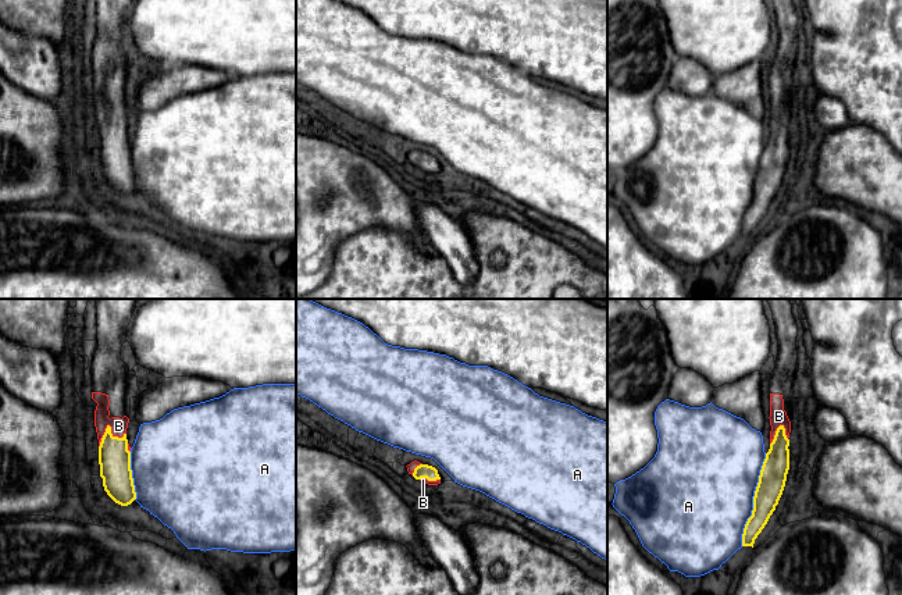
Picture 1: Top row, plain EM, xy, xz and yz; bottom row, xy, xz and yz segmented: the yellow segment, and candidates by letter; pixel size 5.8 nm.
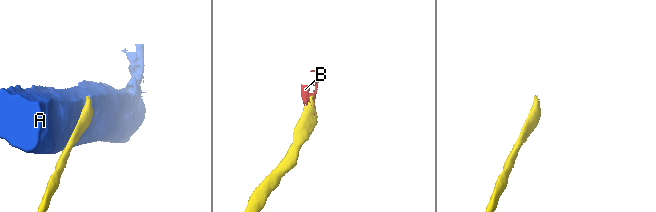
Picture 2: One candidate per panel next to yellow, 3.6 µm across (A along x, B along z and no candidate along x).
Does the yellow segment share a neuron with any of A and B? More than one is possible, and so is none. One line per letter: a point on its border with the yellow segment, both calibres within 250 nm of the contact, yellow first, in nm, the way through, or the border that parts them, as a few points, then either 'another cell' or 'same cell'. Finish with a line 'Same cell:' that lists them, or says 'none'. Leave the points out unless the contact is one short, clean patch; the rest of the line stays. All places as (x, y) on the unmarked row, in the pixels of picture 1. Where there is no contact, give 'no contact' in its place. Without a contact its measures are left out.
A: yz (753, 188) | 160/500 nm | another cell
B: xy (109, 114) | 190/100 nm | across xy (114, 148), (109, 114), (118, 114) | same cell
Same cell: B

